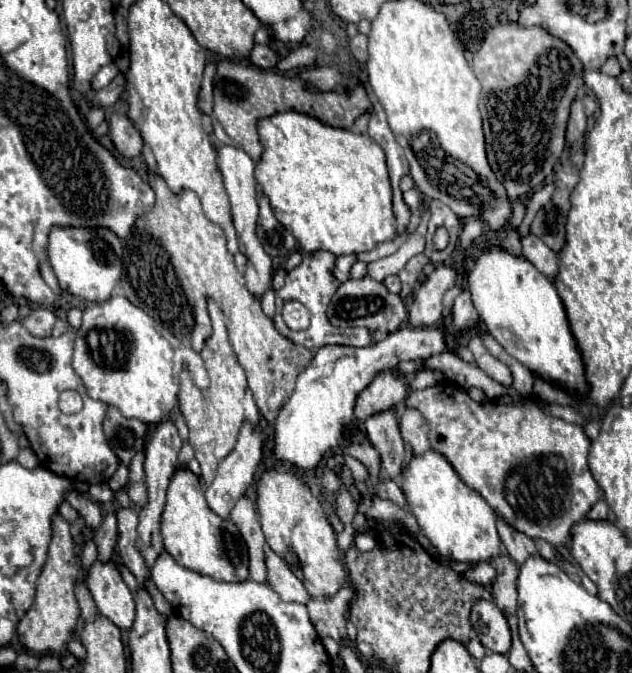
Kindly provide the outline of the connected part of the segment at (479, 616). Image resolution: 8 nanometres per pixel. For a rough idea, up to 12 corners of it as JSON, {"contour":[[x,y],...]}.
{"contour":[[476,600],[470,624],[486,650],[510,650],[510,626],[492,600]]}

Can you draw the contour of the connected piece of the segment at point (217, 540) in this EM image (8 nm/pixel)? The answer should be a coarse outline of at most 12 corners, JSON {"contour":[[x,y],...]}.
{"contour":[[178,468],[160,534],[178,564],[224,582],[248,578],[234,522],[208,508]]}

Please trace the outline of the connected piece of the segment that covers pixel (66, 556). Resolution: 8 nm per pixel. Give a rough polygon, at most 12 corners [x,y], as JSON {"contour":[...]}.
{"contour":[[52,516],[36,598],[18,622],[34,654],[62,652],[80,614],[70,524]]}

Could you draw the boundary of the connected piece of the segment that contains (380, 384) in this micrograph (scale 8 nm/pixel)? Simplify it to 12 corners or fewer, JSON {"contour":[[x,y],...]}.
{"contour":[[378,372],[356,396],[354,416],[388,410],[406,398],[392,372]]}

